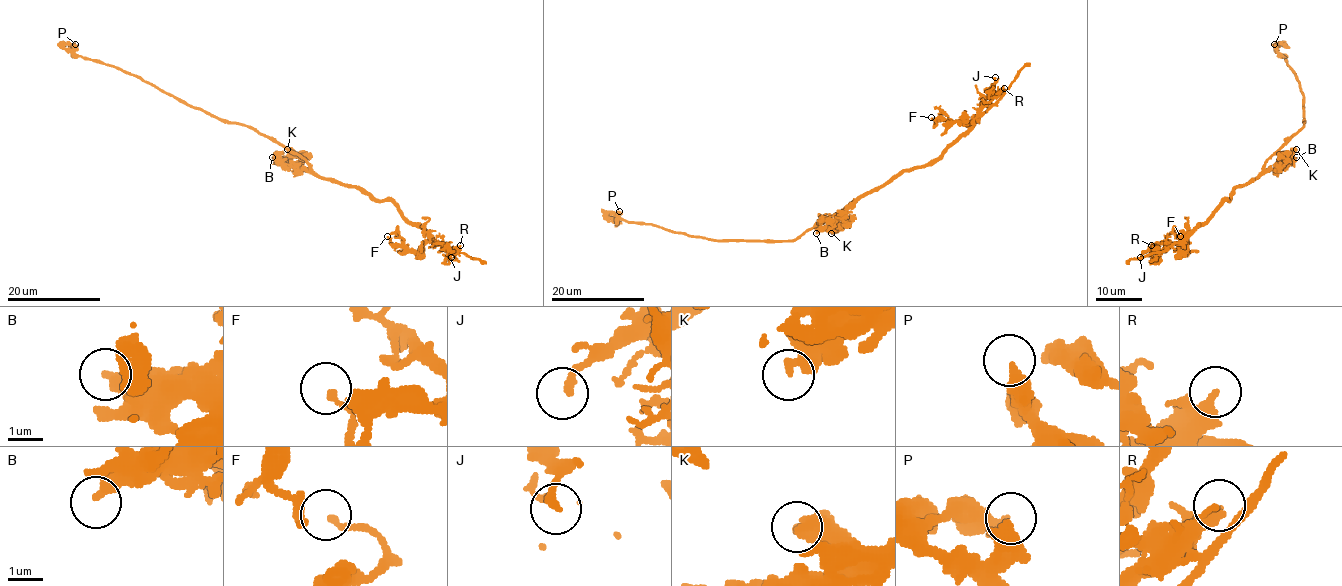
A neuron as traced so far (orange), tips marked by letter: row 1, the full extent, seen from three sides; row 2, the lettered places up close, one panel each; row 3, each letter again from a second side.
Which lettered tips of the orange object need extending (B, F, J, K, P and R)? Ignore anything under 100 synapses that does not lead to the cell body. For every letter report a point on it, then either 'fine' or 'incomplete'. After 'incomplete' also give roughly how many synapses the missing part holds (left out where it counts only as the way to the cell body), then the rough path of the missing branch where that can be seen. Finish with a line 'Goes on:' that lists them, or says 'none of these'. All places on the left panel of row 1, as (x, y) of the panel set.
B: (272, 157) | fine
F: (387, 236) | fine
J: (451, 257) | fine
K: (287, 149) | fine
P: (75, 44) | fine
R: (460, 245) | fine
Goes on: none of these

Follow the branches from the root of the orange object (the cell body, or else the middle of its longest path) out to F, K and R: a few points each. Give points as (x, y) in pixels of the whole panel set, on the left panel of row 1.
F: (288, 149), (320, 176), (390, 200), (427, 239), (416, 251), (408, 251), (387, 236)
K: (288, 149), (298, 153), (309, 167), (301, 168), (301, 161), (287, 149)
R: (288, 149), (298, 153), (320, 176), (356, 185), (376, 199), (390, 200), (435, 241), (454, 251), (460, 245)

